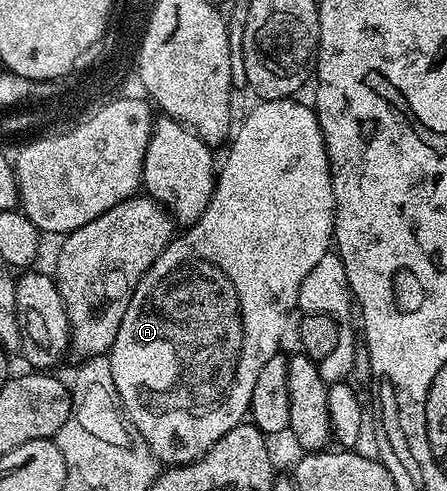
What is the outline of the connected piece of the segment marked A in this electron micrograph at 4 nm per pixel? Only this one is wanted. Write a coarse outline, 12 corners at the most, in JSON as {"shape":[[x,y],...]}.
{"shape":[[260,101],[107,354],[161,466],[249,416],[333,248],[315,108]]}

